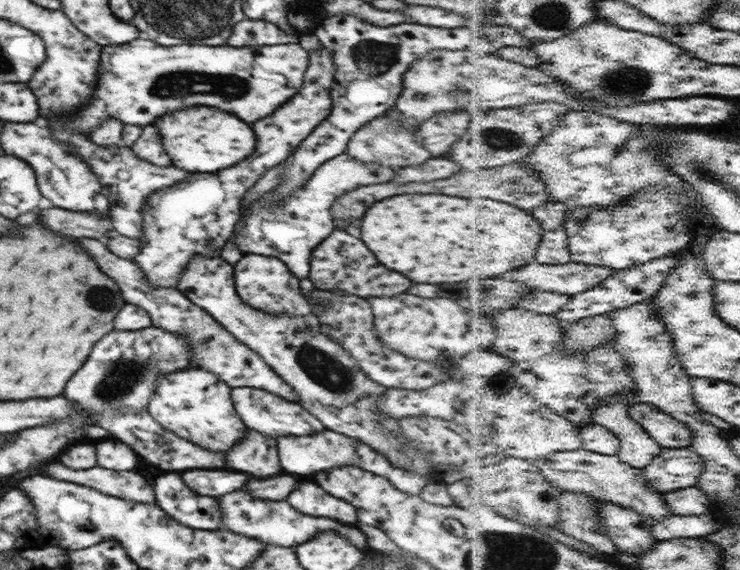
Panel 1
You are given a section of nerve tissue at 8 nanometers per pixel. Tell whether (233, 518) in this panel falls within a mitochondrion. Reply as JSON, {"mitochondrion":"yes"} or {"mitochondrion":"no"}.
{"mitochondrion":"yes"}

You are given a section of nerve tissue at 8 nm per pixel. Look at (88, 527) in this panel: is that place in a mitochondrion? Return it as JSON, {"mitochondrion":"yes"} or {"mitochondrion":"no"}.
{"mitochondrion":"no"}

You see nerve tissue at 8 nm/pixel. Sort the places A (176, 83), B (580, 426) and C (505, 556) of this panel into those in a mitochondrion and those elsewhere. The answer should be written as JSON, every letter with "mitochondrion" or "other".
{"A":"mitochondrion","B":"other","C":"mitochondrion"}

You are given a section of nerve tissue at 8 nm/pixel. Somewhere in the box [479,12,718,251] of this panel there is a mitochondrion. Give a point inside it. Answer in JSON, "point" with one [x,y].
{"point":[623,82]}

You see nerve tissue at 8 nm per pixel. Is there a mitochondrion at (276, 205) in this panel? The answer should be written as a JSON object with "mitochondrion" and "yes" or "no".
{"mitochondrion":"yes"}

